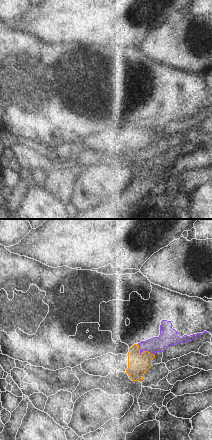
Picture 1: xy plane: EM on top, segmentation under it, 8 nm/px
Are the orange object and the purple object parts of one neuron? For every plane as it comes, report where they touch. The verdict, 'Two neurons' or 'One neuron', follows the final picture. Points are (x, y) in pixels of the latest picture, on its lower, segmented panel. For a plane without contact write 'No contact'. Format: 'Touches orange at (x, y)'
Touches orange at (144, 351).

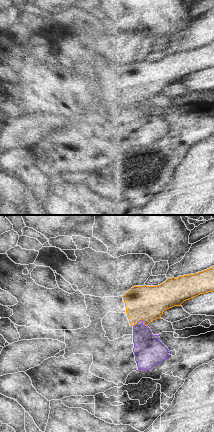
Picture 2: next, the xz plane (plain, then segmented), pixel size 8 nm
Touches orange at (140, 319).

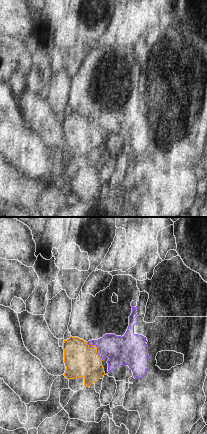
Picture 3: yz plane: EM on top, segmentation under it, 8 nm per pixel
Touches orange at (96, 349).

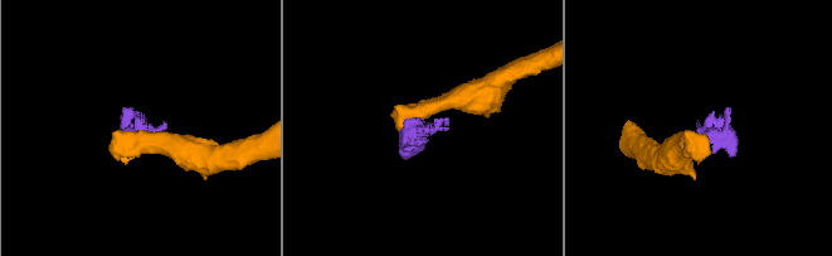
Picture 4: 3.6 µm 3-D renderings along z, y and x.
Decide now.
Two neurons.

